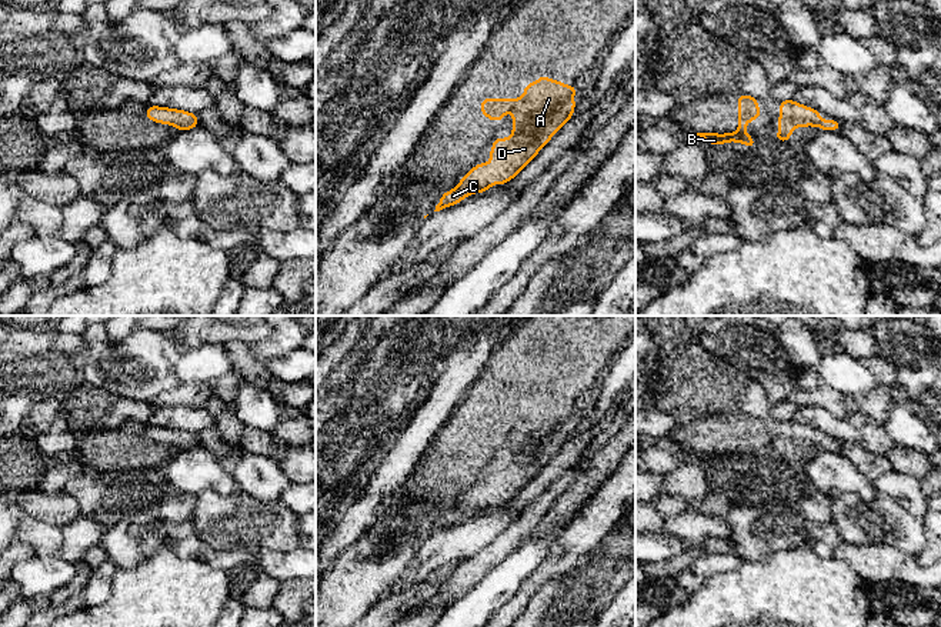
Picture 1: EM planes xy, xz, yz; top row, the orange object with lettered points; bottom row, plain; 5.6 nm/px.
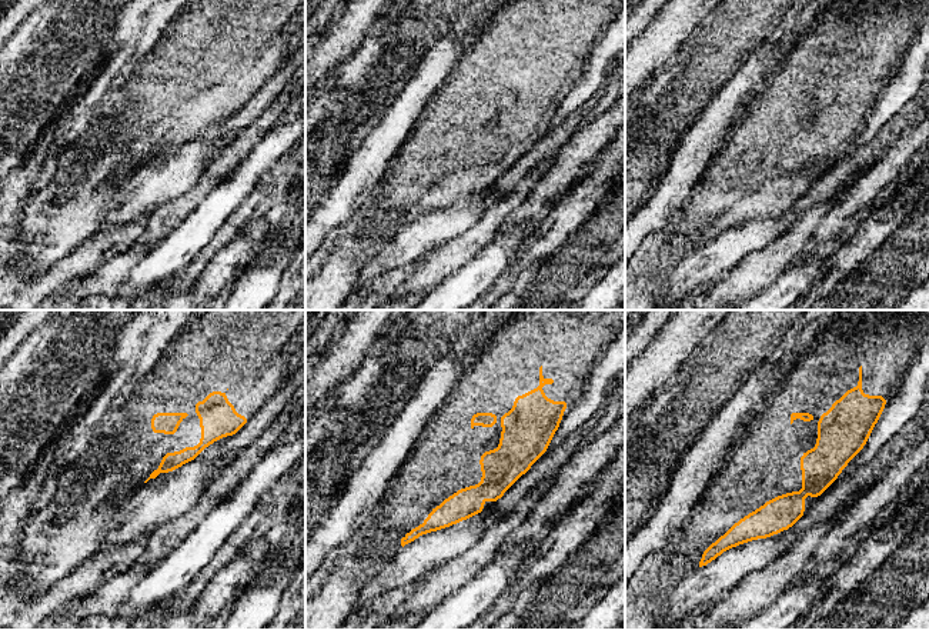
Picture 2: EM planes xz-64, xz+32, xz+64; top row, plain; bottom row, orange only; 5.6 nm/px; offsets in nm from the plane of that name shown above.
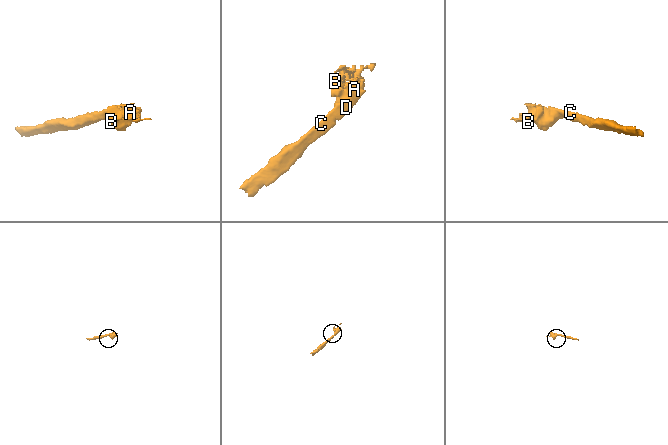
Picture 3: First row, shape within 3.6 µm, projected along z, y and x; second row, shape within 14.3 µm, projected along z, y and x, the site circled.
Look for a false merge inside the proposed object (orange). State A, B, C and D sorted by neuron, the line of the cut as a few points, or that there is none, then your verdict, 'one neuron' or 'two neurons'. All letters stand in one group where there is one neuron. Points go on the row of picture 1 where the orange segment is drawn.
A B C D; no cut; one neuron

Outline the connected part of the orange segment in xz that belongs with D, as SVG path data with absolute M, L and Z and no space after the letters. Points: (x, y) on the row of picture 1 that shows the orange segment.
M541 76L534 84L527 83L521 99L483 99L481 116L491 121L500 121L508 110L513 111L513 134L494 139L490 163L477 164L451 191L441 194L434 211L473 193L487 191L494 183L501 186L513 180L571 119L575 90L575 84L567 87L564 81Z

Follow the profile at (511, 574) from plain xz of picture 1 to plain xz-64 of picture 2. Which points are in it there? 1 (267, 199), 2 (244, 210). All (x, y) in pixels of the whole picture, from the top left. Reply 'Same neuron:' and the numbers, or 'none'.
Same neuron: none

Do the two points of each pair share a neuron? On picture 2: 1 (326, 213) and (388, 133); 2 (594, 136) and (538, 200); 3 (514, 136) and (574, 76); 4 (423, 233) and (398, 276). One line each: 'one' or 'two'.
1: one
2: one
3: one
4: two

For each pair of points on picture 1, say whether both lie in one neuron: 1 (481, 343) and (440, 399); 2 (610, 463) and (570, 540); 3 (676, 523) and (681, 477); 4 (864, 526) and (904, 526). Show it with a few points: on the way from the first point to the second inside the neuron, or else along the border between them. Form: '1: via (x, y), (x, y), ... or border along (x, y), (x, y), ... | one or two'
1: via (469, 357), (451, 384) | one
2: border along (617, 469), (573, 519) | two
3: border along (688, 509), (721, 519) | two
4: via (874, 526), (894, 526) | one

